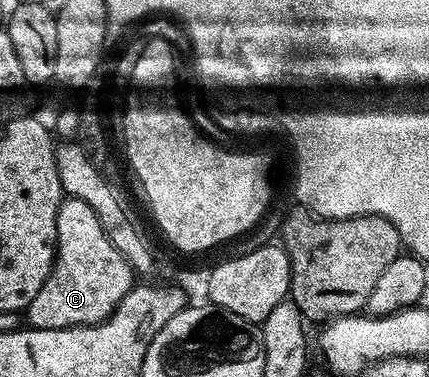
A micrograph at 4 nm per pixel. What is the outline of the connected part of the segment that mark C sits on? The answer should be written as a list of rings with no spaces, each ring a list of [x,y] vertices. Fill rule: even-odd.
[[[73,198],[63,199],[56,214],[56,238],[58,243],[54,254],[54,265],[44,282],[40,286],[40,294],[32,298],[32,302],[24,310],[32,328],[75,328],[78,324],[98,324],[107,320],[116,310],[116,306],[136,284],[136,273],[130,263],[123,258],[120,250],[112,246],[112,242],[104,234],[100,226],[100,218],[88,206],[88,202],[80,202]]]

